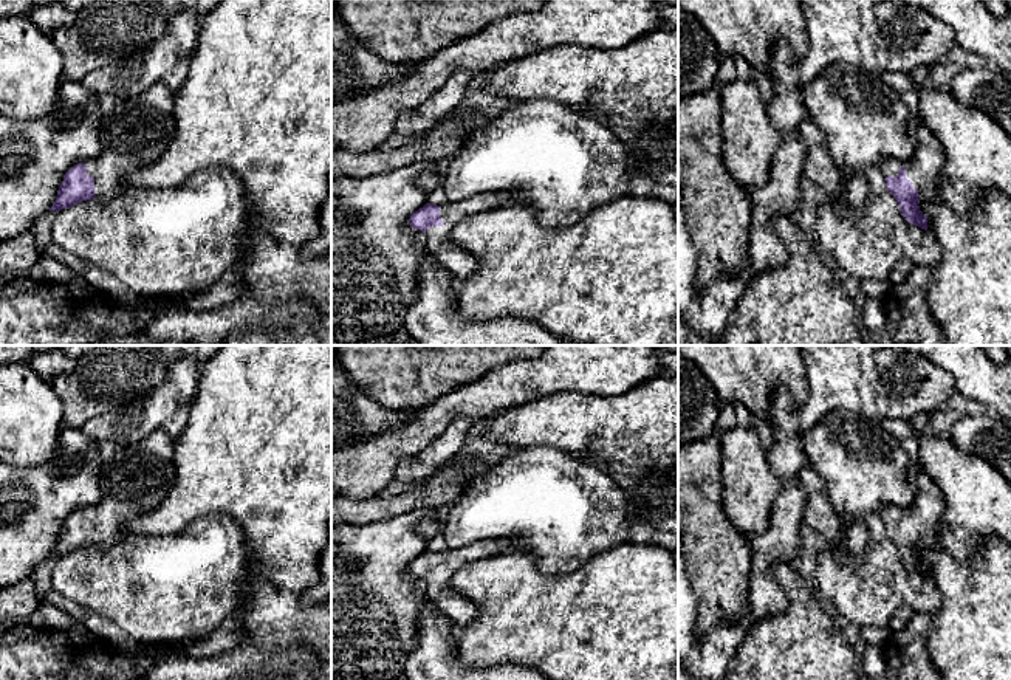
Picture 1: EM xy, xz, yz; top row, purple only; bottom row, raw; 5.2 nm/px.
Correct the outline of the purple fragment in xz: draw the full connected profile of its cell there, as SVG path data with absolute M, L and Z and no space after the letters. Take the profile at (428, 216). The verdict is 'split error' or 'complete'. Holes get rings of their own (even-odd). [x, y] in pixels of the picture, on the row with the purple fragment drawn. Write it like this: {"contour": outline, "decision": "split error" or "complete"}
{"contour": "M485 194L440 206L426 203L410 215L409 223L426 234L427 254L454 279L464 279L478 270L478 260L452 240L454 228L464 218L506 206L511 200L509 194Z", "decision": "split error"}

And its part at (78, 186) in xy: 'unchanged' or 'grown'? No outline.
grown

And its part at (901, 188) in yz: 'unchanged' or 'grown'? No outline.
grown

